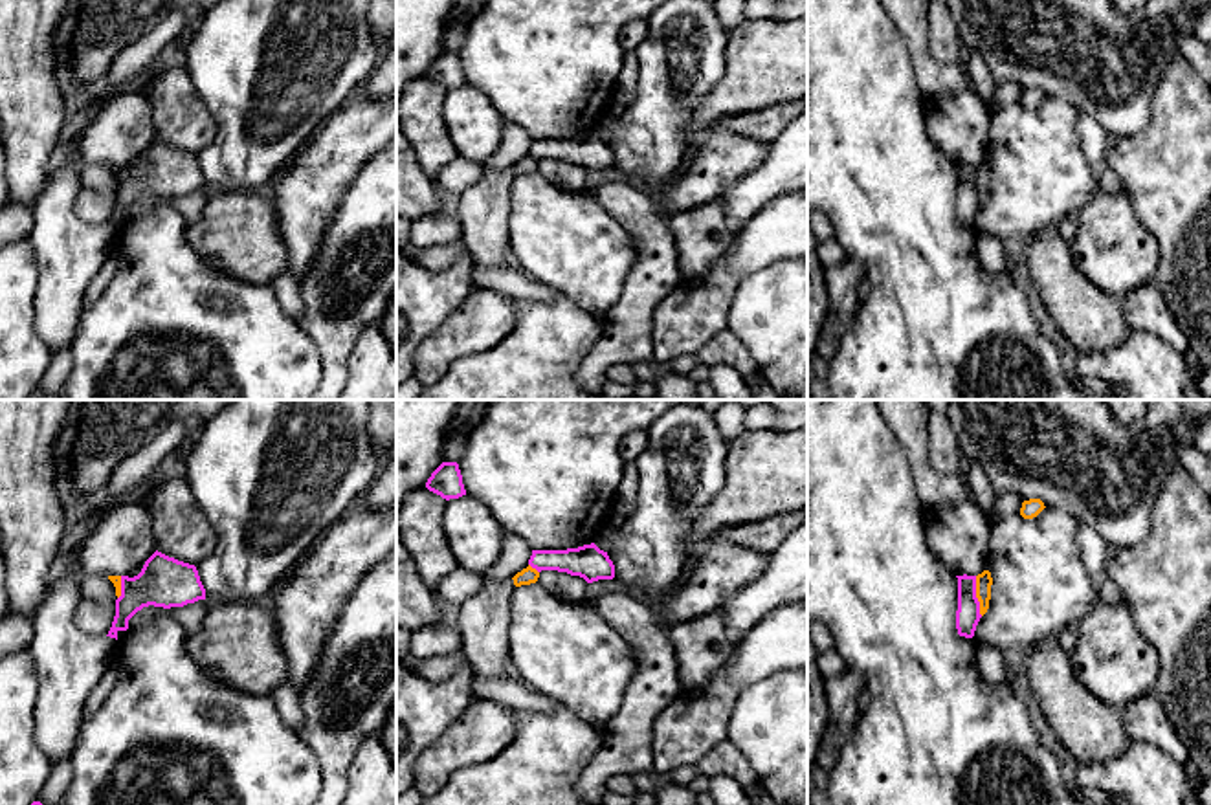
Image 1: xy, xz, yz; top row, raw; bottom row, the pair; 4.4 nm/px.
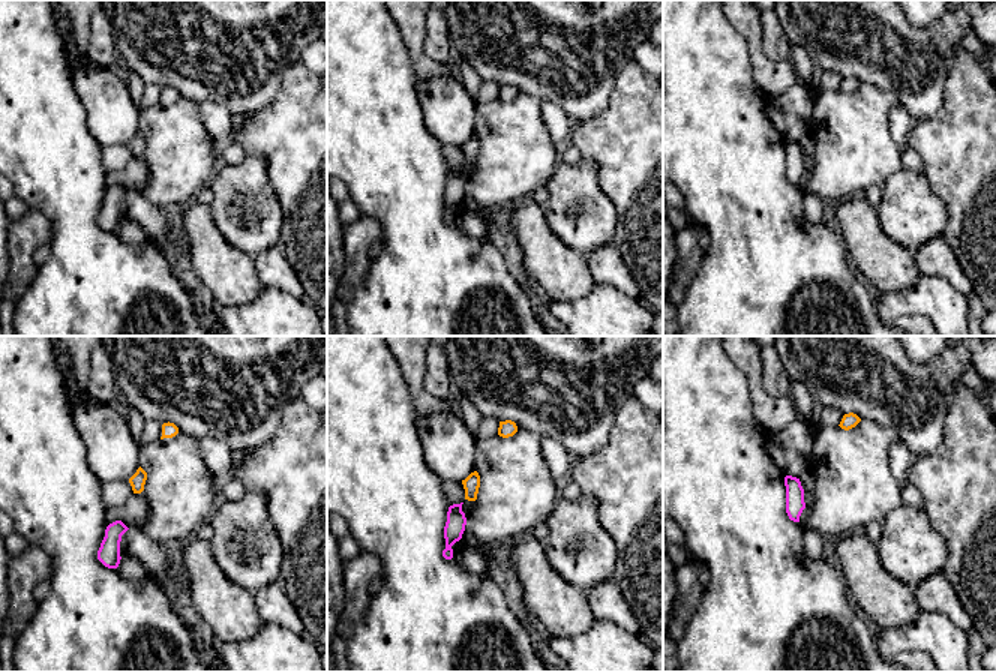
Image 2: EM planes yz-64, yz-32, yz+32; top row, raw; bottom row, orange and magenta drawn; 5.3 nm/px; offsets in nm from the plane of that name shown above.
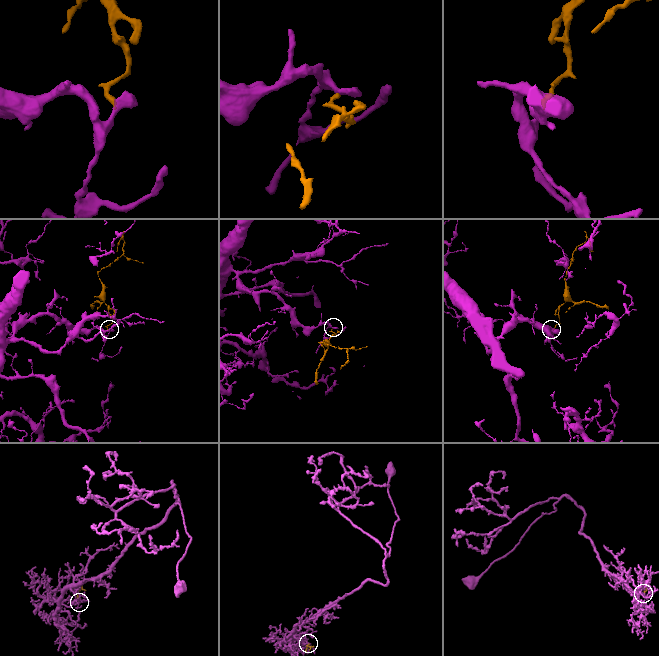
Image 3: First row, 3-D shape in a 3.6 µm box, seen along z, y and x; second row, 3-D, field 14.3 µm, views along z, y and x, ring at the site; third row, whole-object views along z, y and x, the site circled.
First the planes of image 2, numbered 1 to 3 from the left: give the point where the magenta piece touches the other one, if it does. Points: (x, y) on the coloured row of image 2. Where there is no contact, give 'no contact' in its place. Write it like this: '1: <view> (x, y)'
1: no contact
2: no contact
3: no contact

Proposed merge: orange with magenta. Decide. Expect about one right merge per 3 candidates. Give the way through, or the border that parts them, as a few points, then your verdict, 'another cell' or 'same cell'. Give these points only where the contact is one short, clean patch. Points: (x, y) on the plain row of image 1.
along yz (975, 165), (975, 186), (982, 204) | another cell

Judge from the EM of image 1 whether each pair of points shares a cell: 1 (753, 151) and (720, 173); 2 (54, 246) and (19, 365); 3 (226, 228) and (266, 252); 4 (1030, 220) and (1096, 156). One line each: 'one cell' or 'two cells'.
1: one cell
2: two cells
3: one cell
4: two cells

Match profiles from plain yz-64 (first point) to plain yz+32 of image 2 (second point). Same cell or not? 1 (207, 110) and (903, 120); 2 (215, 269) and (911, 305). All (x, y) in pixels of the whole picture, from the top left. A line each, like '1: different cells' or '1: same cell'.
1: same cell
2: different cells

